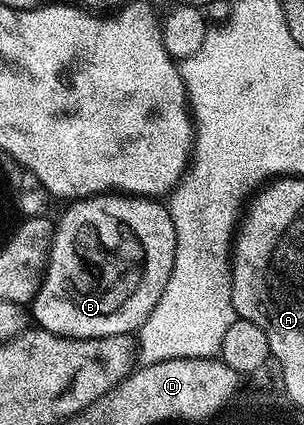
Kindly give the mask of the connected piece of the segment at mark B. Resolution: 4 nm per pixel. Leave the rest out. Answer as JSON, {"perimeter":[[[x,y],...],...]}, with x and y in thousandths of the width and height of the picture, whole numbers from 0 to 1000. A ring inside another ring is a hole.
{"perimeter":[[[359,449],[240,471],[227,482],[237,485],[201,506],[197,520],[191,511],[181,522],[158,635],[125,694],[99,713],[115,762],[197,793],[243,798],[444,786],[493,732],[520,722],[520,704],[533,704],[572,628],[579,553],[549,480],[477,459]]]}

